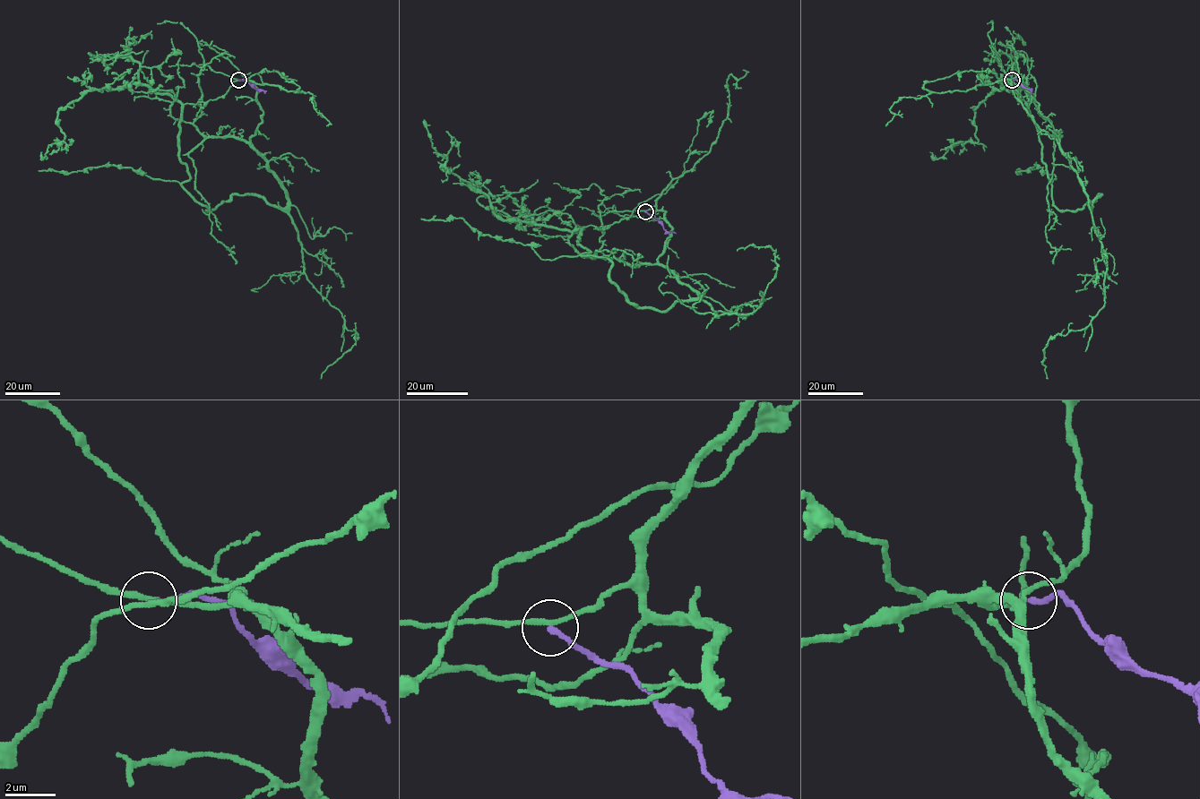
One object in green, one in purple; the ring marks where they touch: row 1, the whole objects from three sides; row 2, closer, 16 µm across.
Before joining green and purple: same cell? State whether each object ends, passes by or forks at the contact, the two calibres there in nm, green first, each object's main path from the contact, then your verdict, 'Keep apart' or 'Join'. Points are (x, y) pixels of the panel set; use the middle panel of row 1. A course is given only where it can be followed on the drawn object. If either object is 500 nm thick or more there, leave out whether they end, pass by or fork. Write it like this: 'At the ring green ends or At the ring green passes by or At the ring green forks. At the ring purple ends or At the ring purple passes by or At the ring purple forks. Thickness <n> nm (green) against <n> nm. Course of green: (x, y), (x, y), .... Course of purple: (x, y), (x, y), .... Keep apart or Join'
At the ring green passes by. At the ring purple ends. Thickness 200 nm (green) against 200 nm. Course of green: (645, 211), (671, 236), (634, 266), (581, 253), (581, 228), (590, 251), (548, 260), (420, 218). Course of purple: (645, 211), (653, 216), (667, 231), (676, 232). Keep apart

